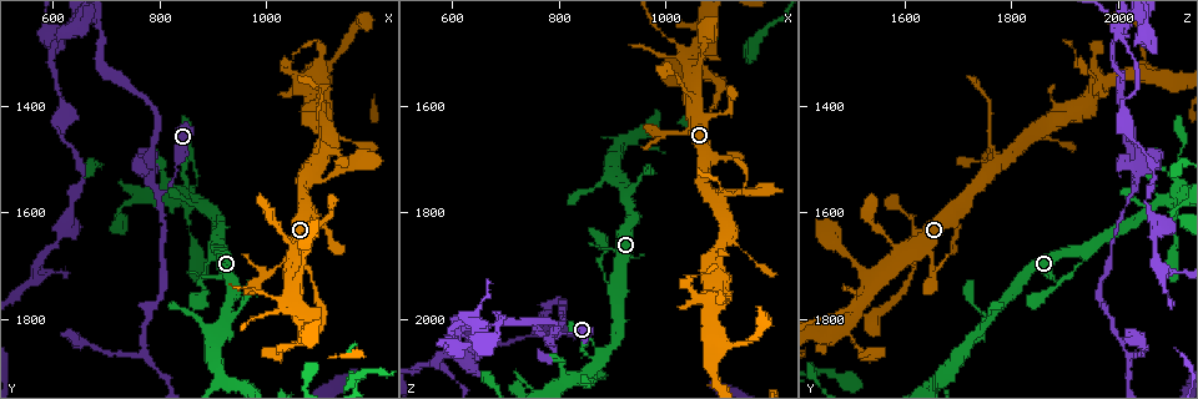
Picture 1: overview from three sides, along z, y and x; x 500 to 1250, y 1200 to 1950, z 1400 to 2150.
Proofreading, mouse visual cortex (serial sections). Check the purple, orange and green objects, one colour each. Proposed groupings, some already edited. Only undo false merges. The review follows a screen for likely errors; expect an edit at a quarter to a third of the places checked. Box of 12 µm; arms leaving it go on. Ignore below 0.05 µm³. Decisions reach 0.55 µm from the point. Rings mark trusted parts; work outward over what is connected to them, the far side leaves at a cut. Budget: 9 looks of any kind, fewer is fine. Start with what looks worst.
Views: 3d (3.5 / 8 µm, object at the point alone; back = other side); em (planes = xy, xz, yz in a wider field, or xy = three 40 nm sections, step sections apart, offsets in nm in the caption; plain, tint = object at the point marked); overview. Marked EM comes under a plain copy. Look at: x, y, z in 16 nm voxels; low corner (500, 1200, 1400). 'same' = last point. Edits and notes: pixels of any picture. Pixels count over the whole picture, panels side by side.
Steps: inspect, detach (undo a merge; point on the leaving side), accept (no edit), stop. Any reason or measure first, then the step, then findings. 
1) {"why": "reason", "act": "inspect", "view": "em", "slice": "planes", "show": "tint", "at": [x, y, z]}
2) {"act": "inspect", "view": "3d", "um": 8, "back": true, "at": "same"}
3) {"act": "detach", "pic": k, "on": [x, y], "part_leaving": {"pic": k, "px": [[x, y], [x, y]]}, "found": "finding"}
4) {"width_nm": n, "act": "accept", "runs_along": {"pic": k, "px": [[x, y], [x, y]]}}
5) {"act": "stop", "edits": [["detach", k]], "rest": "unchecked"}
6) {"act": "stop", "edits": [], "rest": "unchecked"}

{"why": "arms part here", "act": "inspect", "view": "3d", "um": 8, "at": [800, 1560, 2030]}

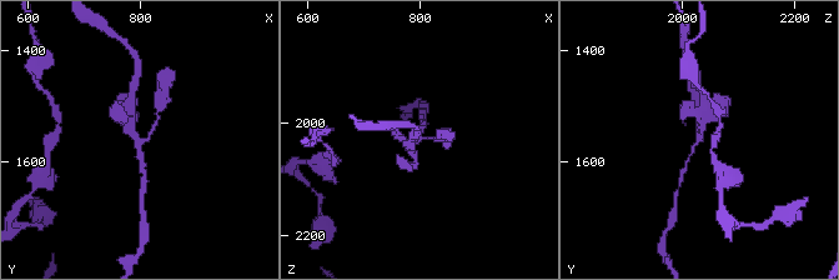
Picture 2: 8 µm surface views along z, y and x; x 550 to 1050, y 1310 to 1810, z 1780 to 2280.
{"why": "closer look", "act": "inspect", "view": "3d", "um": 3.5, "at": [800, 1565, 2030]}

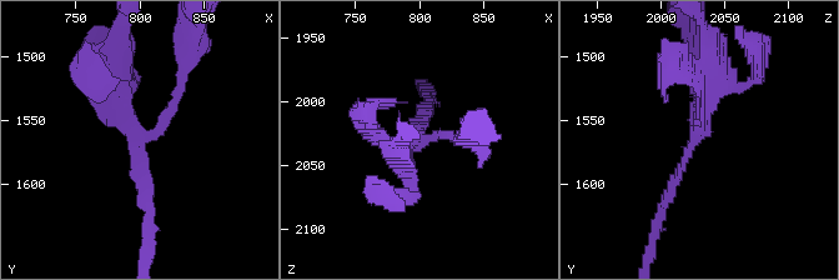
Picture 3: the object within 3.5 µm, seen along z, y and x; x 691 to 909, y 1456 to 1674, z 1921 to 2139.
{"act": "inspect", "view": "em", "slice": "planes", "show": "tint", "at": [800, 1562, 2028]}

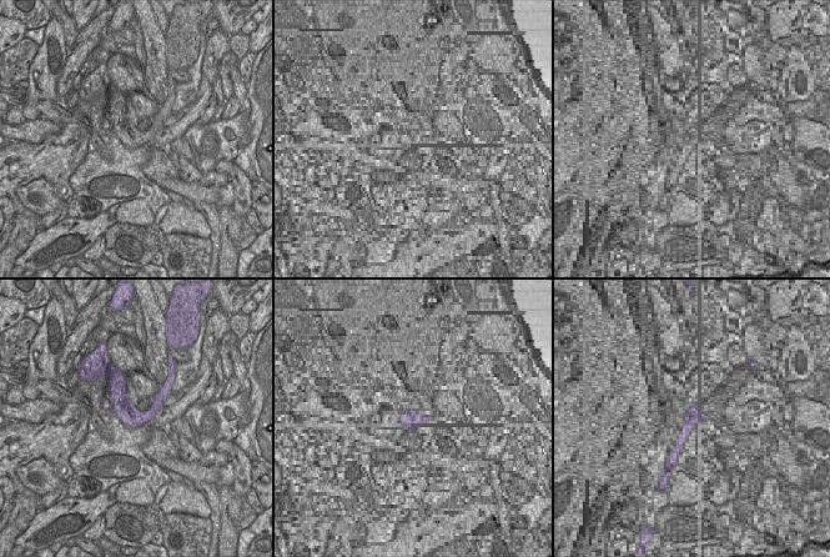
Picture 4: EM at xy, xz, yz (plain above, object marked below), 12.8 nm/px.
{"arms": 3, "act": "accept", "runs_along": {"pic": 3, "px": [[463, 131], [413, 138], [395, 154]]}, "found": "continuous, no second cell"}

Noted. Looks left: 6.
{"why": "narrows sharply", "act": "inspect", "view": "3d", "um": 3.5, "at": [770, 1860, 2020]}

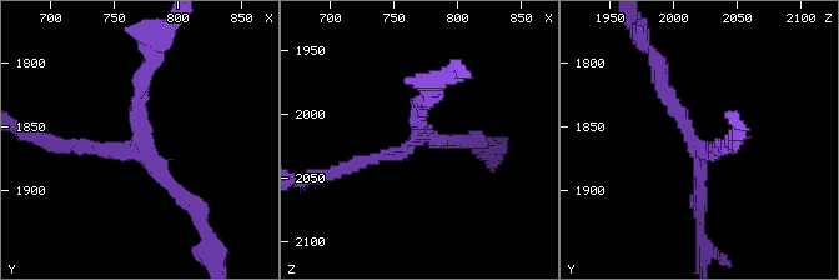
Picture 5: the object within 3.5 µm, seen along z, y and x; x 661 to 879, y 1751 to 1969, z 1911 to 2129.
{"arms": 3, "arm_widths_nm": [150, 150, 200], "why": "now the EM", "act": "inspect", "view": "em", "slice": "xy", "step": 1, "show": "tint", "at": [768, 1860, 2018]}

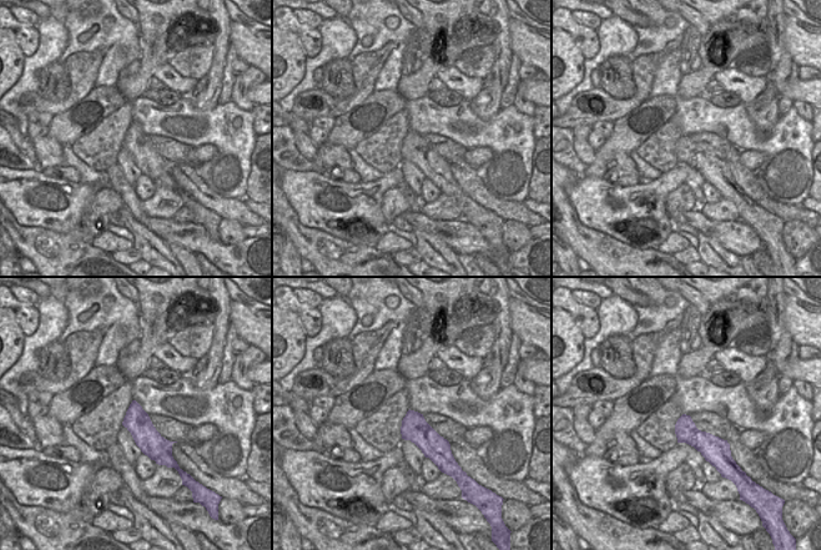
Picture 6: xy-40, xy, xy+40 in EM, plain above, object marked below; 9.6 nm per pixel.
{"width_nm": 260, "act": "accept", "runs_along": {"pic": 5, "px": [[149, 69], [130, 153], [69, 145]]}, "found": "one cell here"}

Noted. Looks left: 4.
{"why": "thin neck", "act": "inspect", "view": "3d", "um": 3.5, "at": [1065, 1795, 1510]}

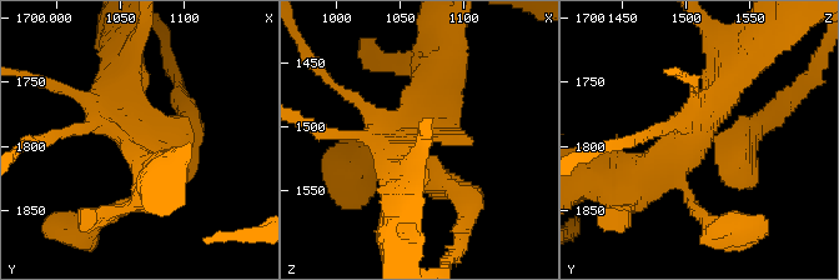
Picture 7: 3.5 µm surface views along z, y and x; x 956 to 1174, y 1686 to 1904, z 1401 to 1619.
{"act": "inspect", "view": "em", "slice": "xy", "step": 1, "show": "tint", "at": [1062, 1794, 1508]}

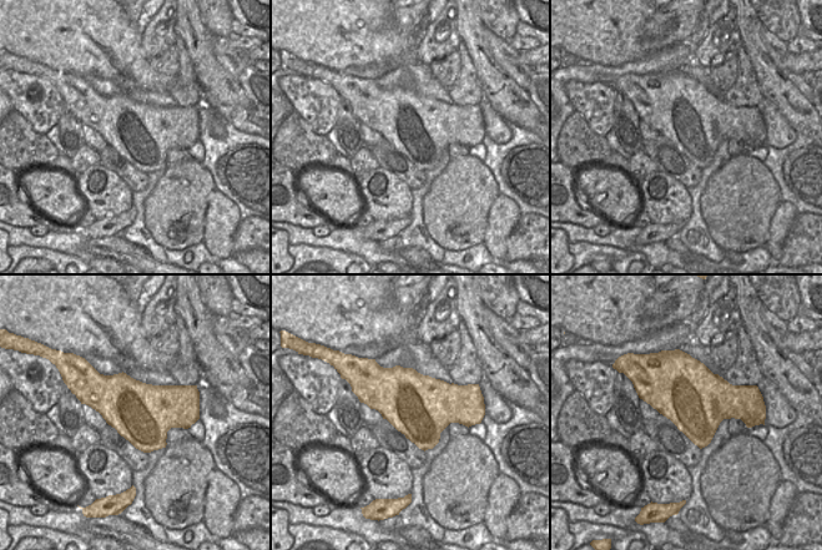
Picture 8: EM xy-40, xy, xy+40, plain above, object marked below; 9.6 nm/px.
{"width_nm": 600, "act": "accept", "runs_along": {"pic": 7, "px": [[742, 68], [678, 159], [637, 183]]}, "found": "continuous, no second cell"}

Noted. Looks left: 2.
{"why": "abrupt turn", "act": "inspect", "view": "3d", "um": 3.5, "back": true, "at": [1100, 1500, 1785]}

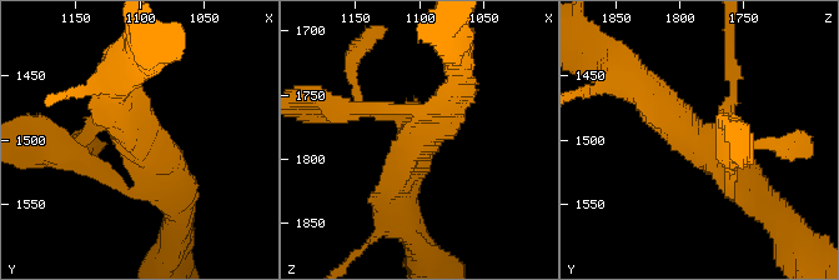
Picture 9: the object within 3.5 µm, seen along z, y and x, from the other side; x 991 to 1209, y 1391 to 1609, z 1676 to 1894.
{"why": "shape alone is not enough", "act": "inspect", "view": "em", "slice": "xy", "step": 5, "show": "tint", "at": [1098, 1504, 1782]}

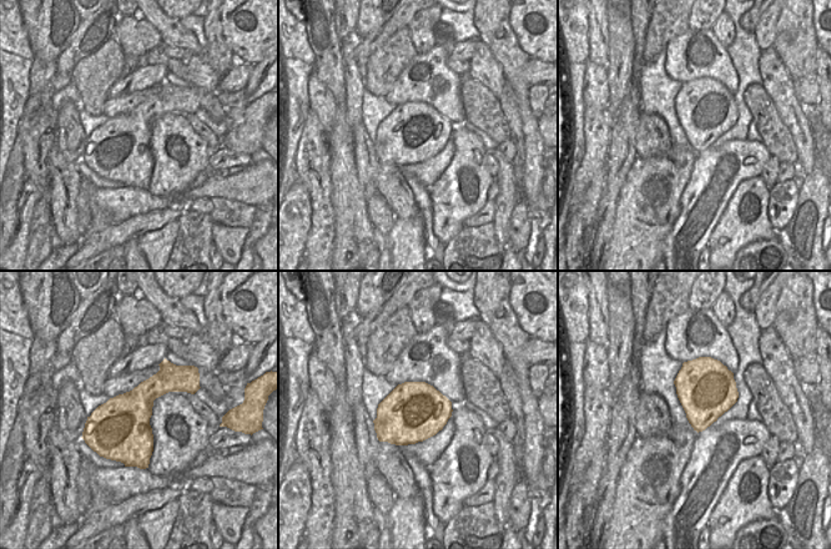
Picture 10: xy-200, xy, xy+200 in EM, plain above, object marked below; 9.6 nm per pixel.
{"act": "accept", "runs_along": {"pic": 9, "px": [[754, 195], [646, 95]]}, "found": "continuous, no second cell"}

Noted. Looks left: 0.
{"act": "stop", "edits": [], "rest": "unchecked"}

